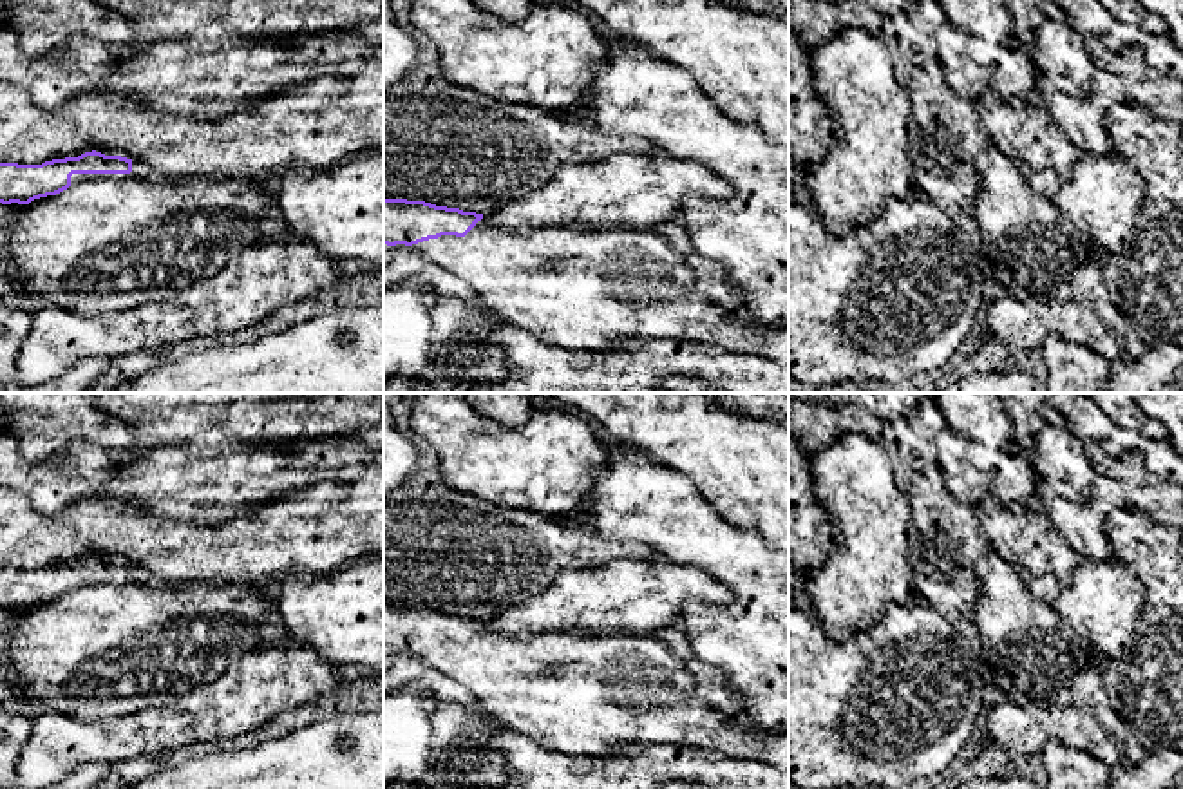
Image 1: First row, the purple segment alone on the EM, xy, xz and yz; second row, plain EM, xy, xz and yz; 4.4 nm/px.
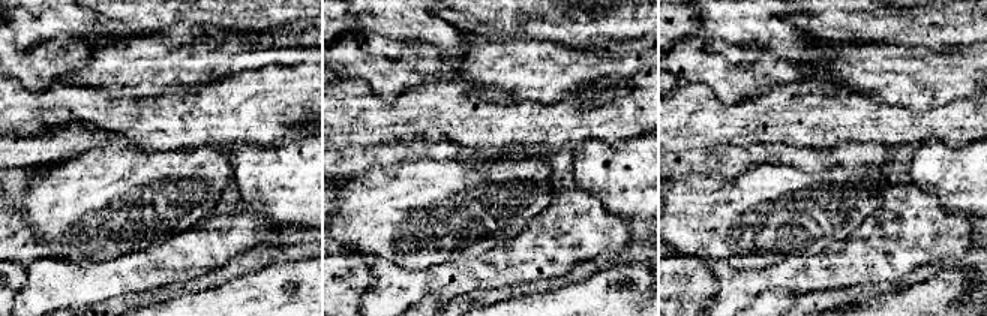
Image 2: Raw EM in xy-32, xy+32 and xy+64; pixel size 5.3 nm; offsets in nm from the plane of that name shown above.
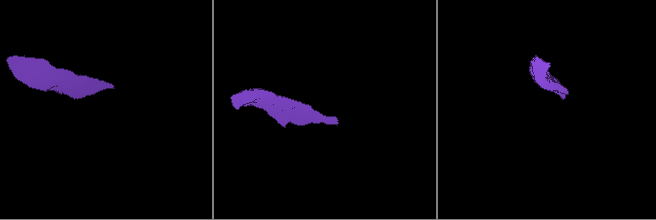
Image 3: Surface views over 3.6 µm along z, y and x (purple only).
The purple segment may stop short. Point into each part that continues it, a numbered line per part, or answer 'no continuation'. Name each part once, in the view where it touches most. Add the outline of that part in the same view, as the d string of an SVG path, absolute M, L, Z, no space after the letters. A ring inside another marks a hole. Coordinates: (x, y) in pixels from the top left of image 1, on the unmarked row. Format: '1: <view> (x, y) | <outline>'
1: xy (140, 574) | M132 566L132 577L130 579L72 579L71 581L71 592L72 590L80 590L80 588L89 588L94 585L103 585L103 583L110 583L110 585L128 585L128 583L145 583L145 581L152 581L152 574L147 572L141 566Z

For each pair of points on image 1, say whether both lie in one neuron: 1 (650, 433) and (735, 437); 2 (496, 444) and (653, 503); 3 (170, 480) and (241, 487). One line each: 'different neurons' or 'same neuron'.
1: same neuron
2: different neurons
3: same neuron

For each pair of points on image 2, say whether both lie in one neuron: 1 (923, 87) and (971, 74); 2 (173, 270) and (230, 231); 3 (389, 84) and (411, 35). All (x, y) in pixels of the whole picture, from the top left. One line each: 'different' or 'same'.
1: different
2: same
3: different

